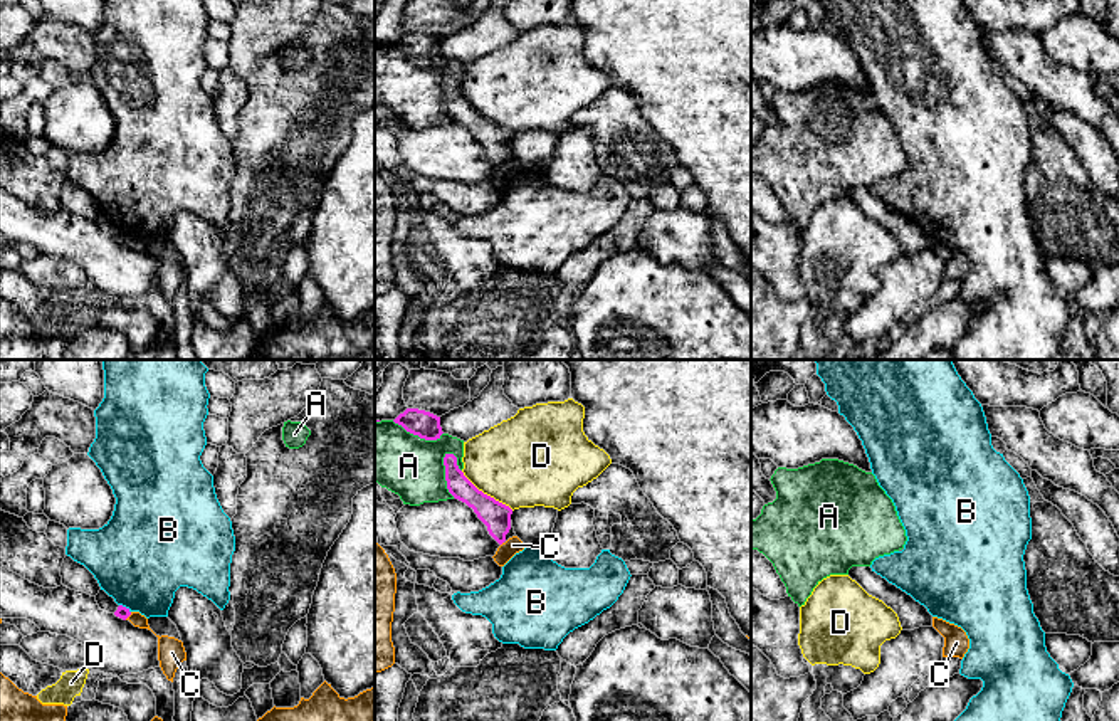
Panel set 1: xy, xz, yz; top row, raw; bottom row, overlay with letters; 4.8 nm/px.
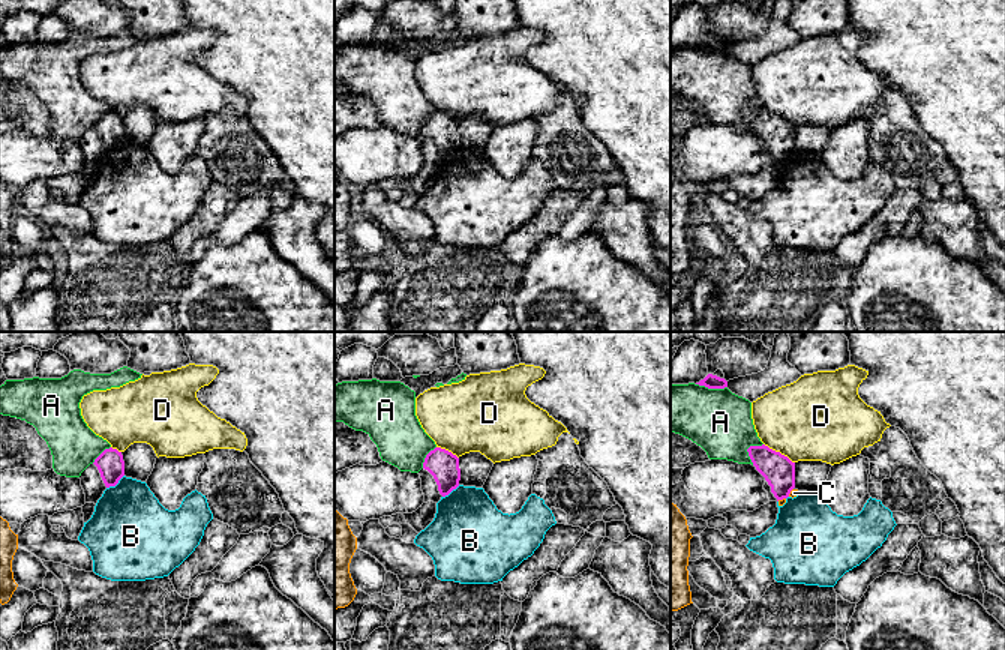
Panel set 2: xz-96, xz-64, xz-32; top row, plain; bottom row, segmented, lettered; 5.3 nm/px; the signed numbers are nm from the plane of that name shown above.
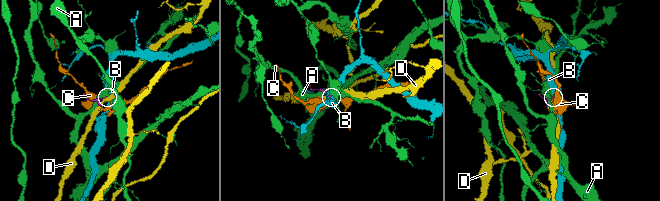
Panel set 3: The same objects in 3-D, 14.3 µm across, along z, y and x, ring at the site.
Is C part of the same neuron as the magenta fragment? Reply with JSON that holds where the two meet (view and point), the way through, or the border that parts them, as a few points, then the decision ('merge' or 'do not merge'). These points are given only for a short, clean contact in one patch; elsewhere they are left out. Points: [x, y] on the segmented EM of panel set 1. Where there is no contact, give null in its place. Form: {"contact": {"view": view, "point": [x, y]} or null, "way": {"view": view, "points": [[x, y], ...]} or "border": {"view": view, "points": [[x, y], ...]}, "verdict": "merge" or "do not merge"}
{"contact": {"view": "xy", "point": [128, 615]}, "border": {"view": "xy", "points": [[131, 612], [125, 619]]}, "verdict": "do not merge"}

